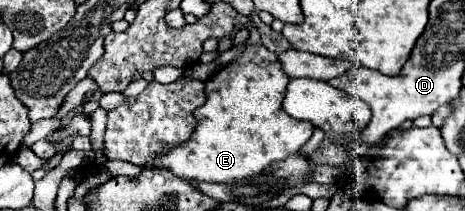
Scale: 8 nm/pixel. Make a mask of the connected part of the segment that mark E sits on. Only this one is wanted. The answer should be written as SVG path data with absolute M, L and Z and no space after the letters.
M263 44L247 46L233 62L221 68L205 82L207 102L195 110L197 128L189 142L179 148L169 148L161 158L155 160L155 168L167 168L183 180L209 180L209 182L239 182L245 178L259 176L273 160L285 160L297 154L299 148L313 136L313 124L291 118L281 102L287 88L289 76L283 72L279 56L267 50Z

